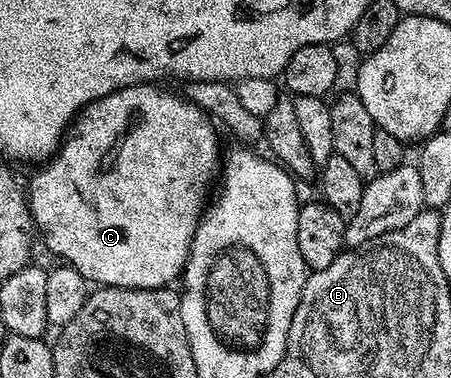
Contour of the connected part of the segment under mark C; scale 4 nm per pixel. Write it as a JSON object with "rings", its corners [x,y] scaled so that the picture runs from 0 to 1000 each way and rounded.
{"rings":[[[308,225],[277,230],[228,262],[200,272],[180,296],[177,312],[153,339],[124,407],[111,431],[62,495],[67,566],[78,593],[102,608],[102,643],[120,675],[140,675],[153,704],[166,706],[186,735],[208,754],[231,759],[364,759],[384,751],[384,738],[406,725],[412,688],[421,683],[421,661],[430,648],[443,582],[450,577],[448,545],[457,537],[457,503],[466,495],[466,442],[483,431],[483,357],[463,325],[459,296],[419,259],[384,251],[377,241],[357,241],[350,225]]]}

